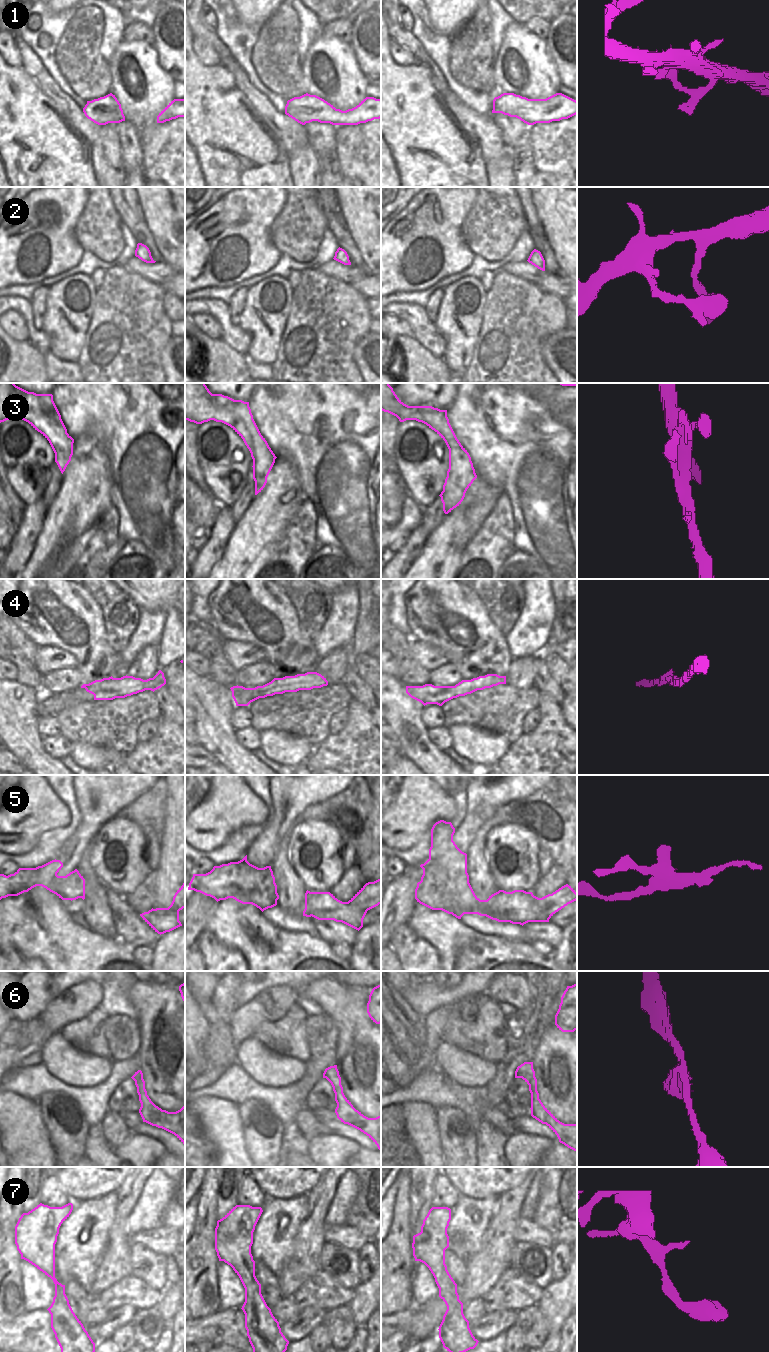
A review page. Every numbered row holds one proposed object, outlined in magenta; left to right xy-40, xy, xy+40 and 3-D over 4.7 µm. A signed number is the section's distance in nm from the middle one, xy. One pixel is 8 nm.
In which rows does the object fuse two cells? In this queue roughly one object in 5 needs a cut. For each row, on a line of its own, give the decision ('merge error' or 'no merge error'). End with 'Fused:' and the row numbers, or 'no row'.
1: no merge error
2: no merge error
3: no merge error
4: no merge error
5: merge error
6: no merge error
7: no merge error
Fused: 5

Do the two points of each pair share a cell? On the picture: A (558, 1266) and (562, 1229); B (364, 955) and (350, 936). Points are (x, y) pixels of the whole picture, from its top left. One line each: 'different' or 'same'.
A: different
B: different

